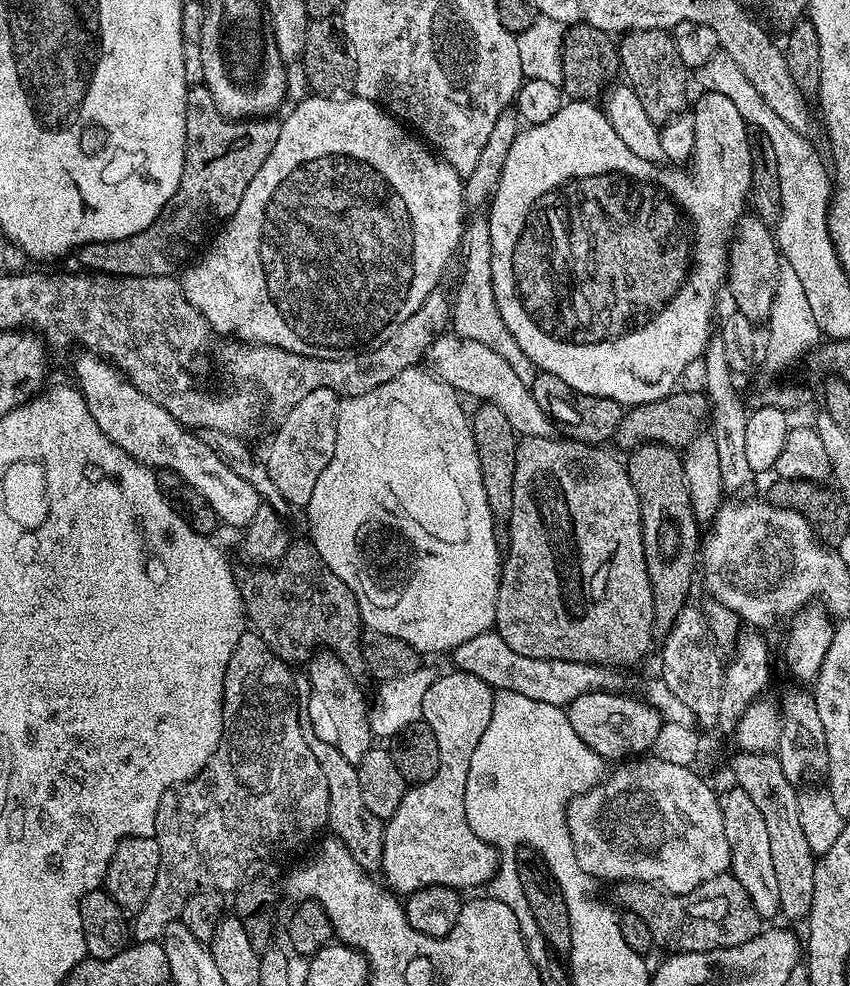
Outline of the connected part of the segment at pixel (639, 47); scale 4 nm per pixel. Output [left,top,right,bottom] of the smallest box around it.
[618,31,690,126]

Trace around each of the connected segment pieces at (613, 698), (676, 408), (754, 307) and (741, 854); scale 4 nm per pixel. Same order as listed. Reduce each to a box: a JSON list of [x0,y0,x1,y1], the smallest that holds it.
[[566,690,664,762],[614,390,710,450],[726,214,781,324],[720,787,780,918]]

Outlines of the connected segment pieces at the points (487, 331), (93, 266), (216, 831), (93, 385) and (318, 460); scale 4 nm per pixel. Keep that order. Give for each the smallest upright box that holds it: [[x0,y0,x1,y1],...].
[[450,214,538,385],[78,82,280,278],[130,630,330,941],[74,353,262,530],[266,388,341,509]]

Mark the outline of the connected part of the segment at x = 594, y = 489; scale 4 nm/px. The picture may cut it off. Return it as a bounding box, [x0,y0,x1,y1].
[494,436,654,666]

